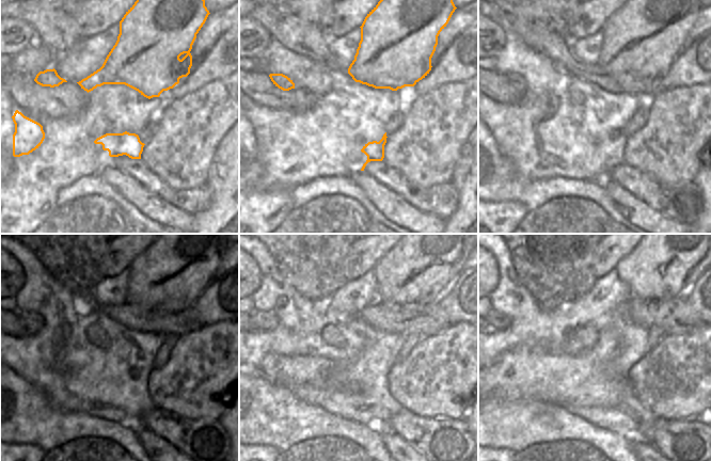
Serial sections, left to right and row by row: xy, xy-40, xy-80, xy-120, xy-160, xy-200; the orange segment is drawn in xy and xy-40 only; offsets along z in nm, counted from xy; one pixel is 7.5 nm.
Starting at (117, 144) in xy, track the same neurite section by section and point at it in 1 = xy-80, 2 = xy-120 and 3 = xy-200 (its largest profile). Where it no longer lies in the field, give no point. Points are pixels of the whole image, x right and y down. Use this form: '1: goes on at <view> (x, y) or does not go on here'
1: goes on at xy-80 (614, 153)
2: goes on at xy-120 (137, 403)
3: goes on at xy-200 (620, 409)

